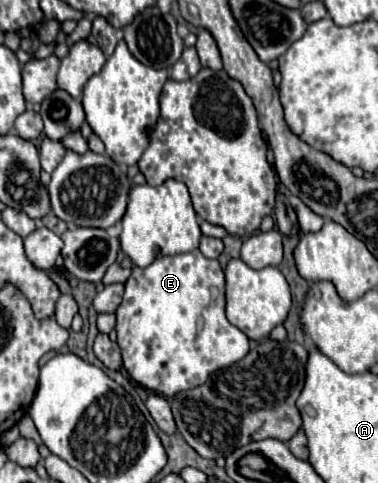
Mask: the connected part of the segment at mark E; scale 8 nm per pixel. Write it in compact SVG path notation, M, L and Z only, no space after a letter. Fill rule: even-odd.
M155 250L155 260L147 268L133 266L125 282L123 302L117 308L117 344L123 354L123 366L129 376L143 388L165 398L177 392L201 386L219 370L239 362L249 352L249 338L225 318L225 276L217 260L205 258L199 250L163 256Z

